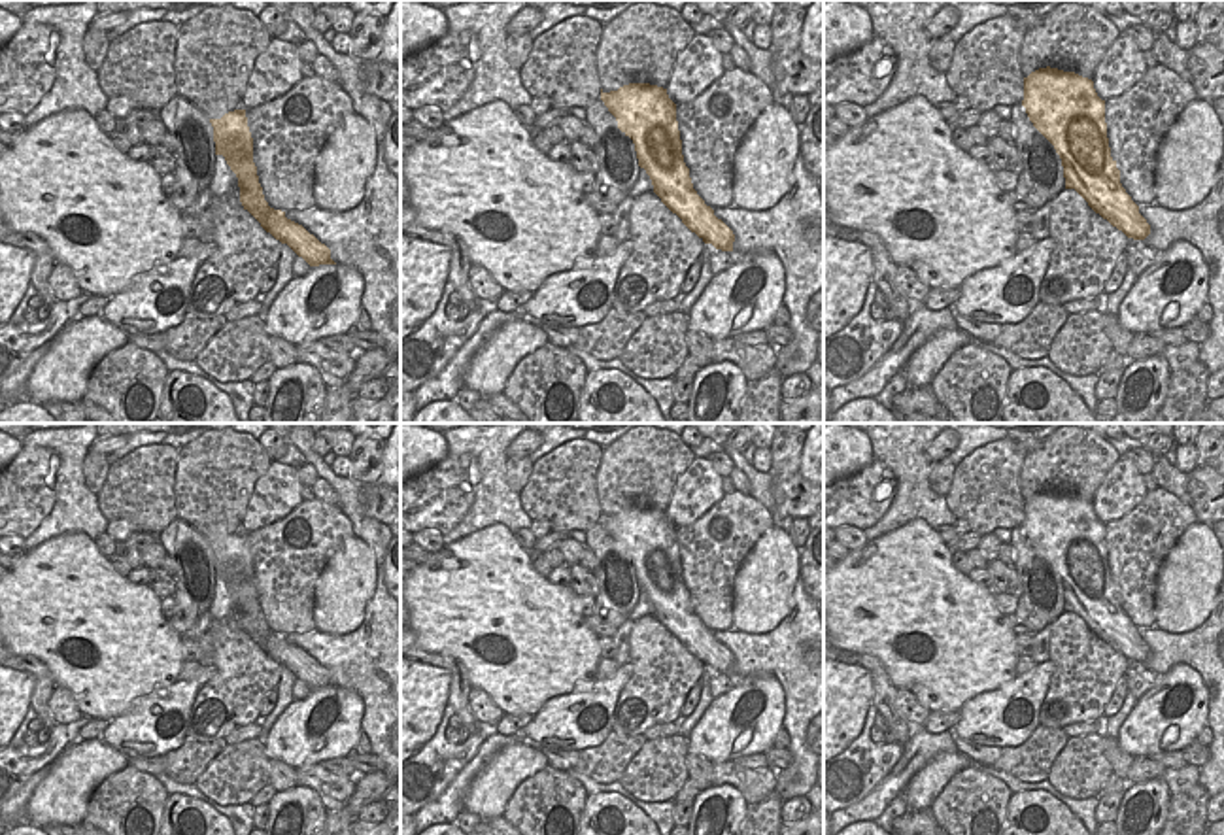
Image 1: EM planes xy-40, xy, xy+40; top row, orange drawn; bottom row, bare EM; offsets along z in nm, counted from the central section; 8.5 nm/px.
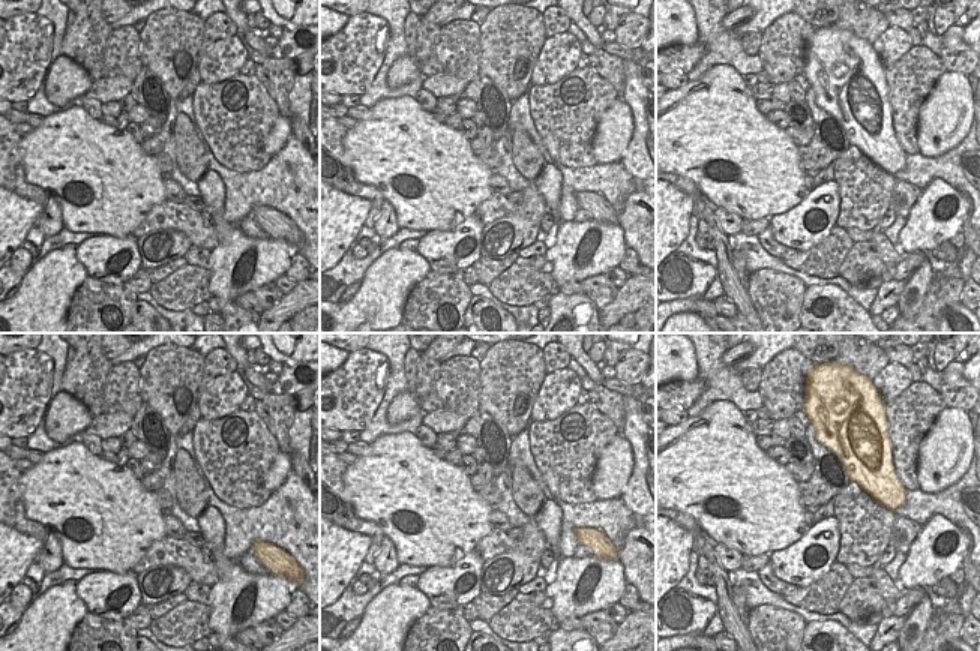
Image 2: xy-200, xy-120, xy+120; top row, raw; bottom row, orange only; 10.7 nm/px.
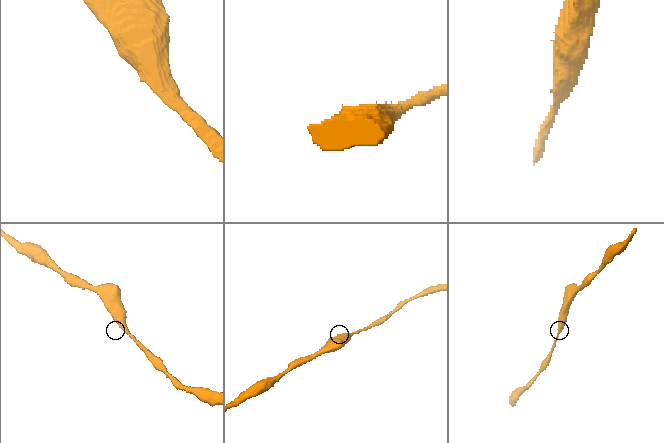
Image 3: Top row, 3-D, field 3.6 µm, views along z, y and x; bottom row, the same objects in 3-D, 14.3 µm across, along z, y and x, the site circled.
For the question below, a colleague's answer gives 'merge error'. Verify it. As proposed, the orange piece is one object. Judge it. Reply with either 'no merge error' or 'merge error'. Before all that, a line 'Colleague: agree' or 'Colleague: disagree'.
Colleague: disagree
no merge error

